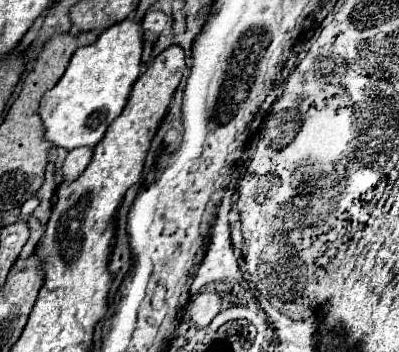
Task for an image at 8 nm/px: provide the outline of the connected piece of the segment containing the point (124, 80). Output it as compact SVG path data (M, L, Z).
M124 19L110 25L96 43L76 49L62 79L42 97L40 117L46 129L46 139L68 151L76 147L94 147L128 103L132 85L142 69L142 45L142 25Z

